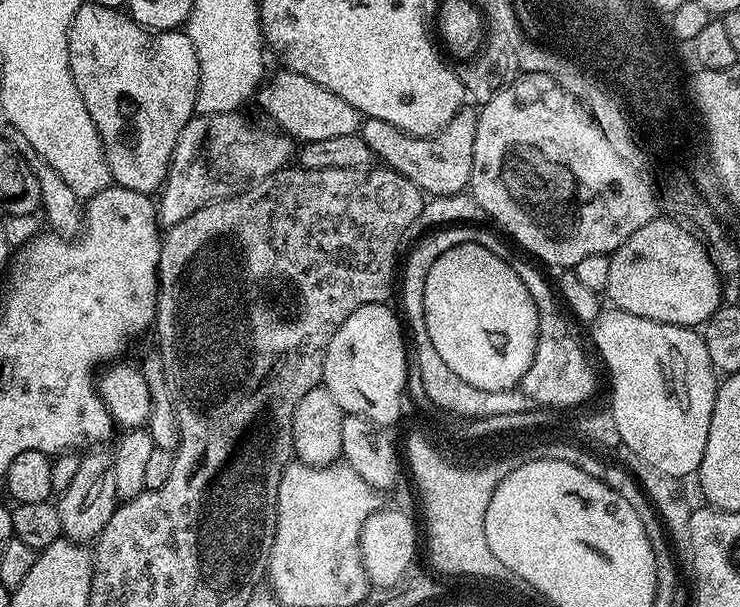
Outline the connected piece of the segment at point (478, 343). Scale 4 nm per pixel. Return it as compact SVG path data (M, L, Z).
M461 242L453 248L445 248L436 261L428 264L428 273L424 283L424 313L426 314L426 330L430 330L430 342L434 342L434 350L446 361L446 366L458 374L463 382L476 387L480 391L510 391L523 381L526 370L530 370L530 362L534 362L534 352L538 342L538 310L534 306L534 298L530 298L530 290L522 286L522 278L514 274L511 263L503 260L496 252L491 252L484 244L468 244Z

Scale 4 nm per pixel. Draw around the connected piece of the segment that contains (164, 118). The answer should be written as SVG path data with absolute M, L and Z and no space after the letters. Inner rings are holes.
M86 2L70 22L68 57L74 86L78 86L78 94L82 94L82 102L86 102L90 118L94 118L113 181L122 188L159 193L178 134L196 112L198 54L194 54L187 31L154 32L133 22L127 11Z

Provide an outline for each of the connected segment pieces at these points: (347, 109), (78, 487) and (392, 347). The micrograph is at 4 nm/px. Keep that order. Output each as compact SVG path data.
M279 70L263 81L258 92L260 108L273 120L275 127L285 136L291 136L296 142L322 142L322 138L339 138L345 134L357 134L360 131L362 117L350 102L338 98L330 90L310 82L297 72Z
M108 450L89 451L80 461L78 474L74 474L74 482L70 482L70 486L66 486L66 490L59 493L55 505L60 515L61 533L67 539L73 544L82 545L95 541L118 507L112 452Z
M387 303L363 304L334 334L334 338L328 344L326 358L324 359L323 387L334 394L334 402L345 414L350 416L365 416L368 420L373 420L375 424L389 426L400 416L400 411L404 408L404 387L408 384L408 372L410 376L410 356L404 353L406 348L406 336L400 333L402 320L388 309Z

